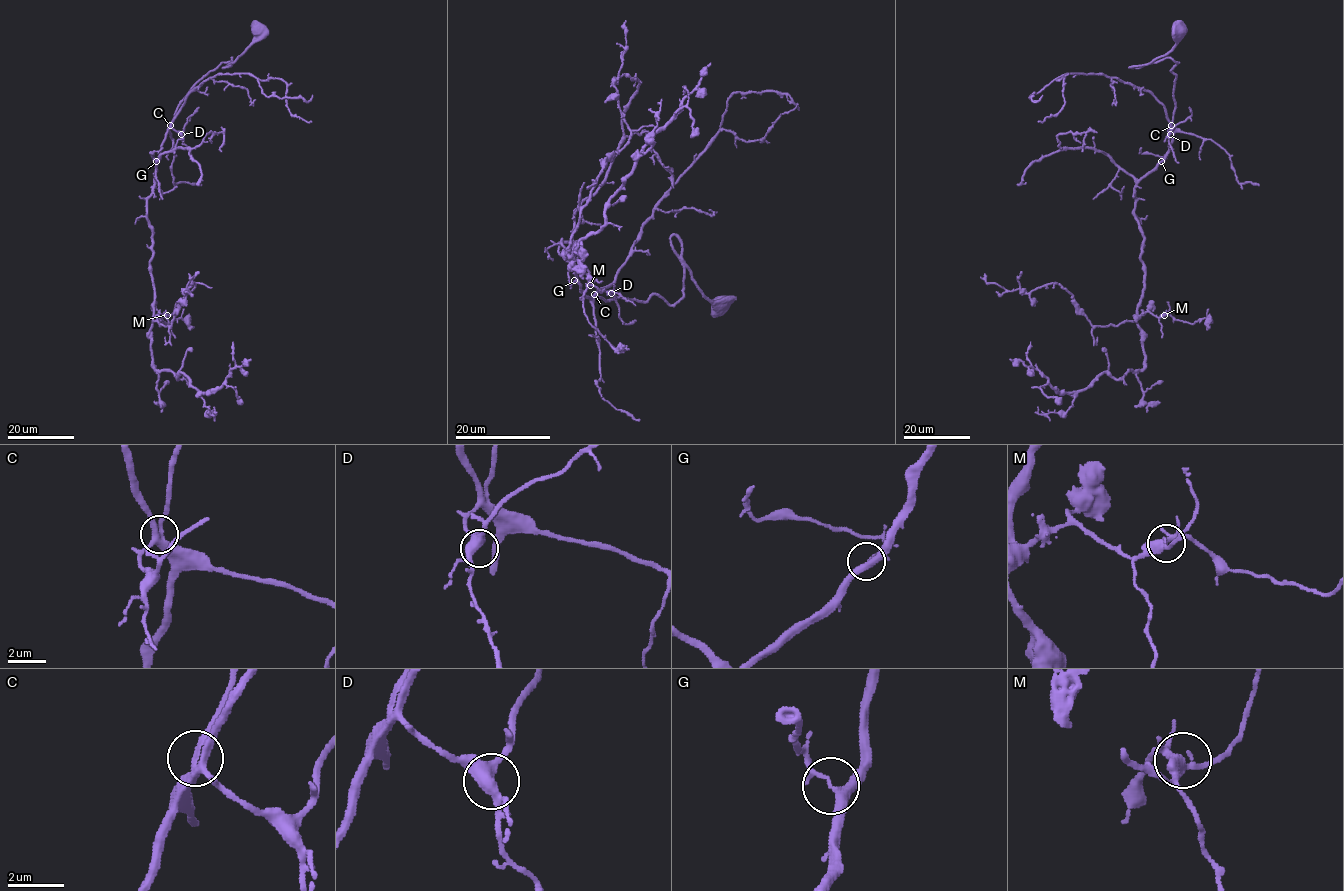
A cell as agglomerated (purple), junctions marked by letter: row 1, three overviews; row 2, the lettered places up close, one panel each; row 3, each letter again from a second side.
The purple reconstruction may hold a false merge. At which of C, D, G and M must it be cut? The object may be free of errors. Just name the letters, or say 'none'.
none

